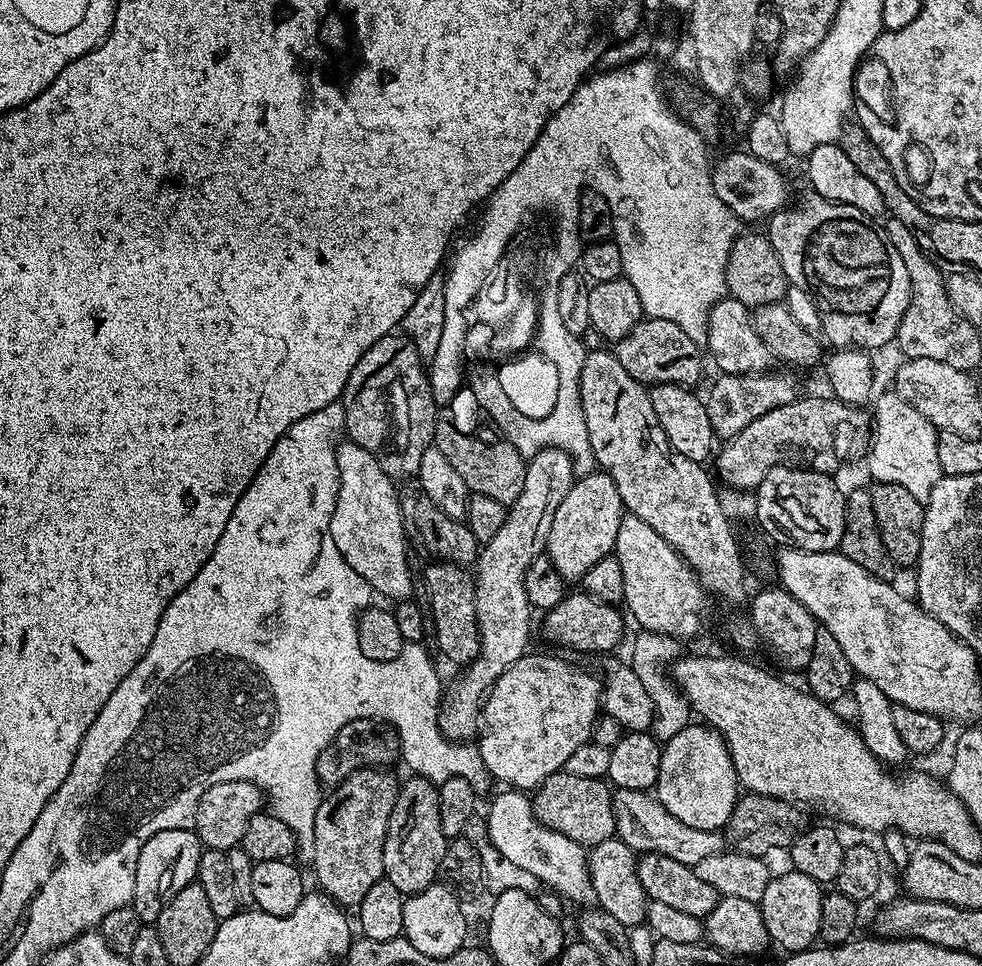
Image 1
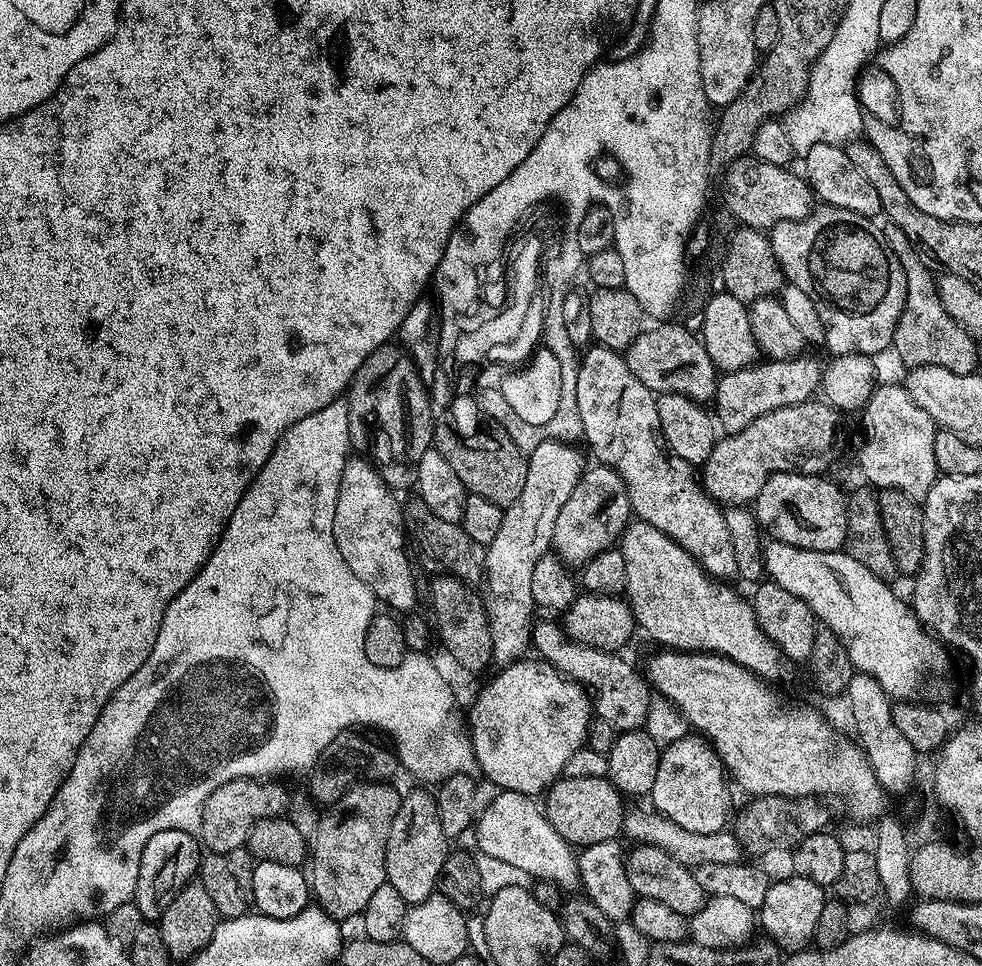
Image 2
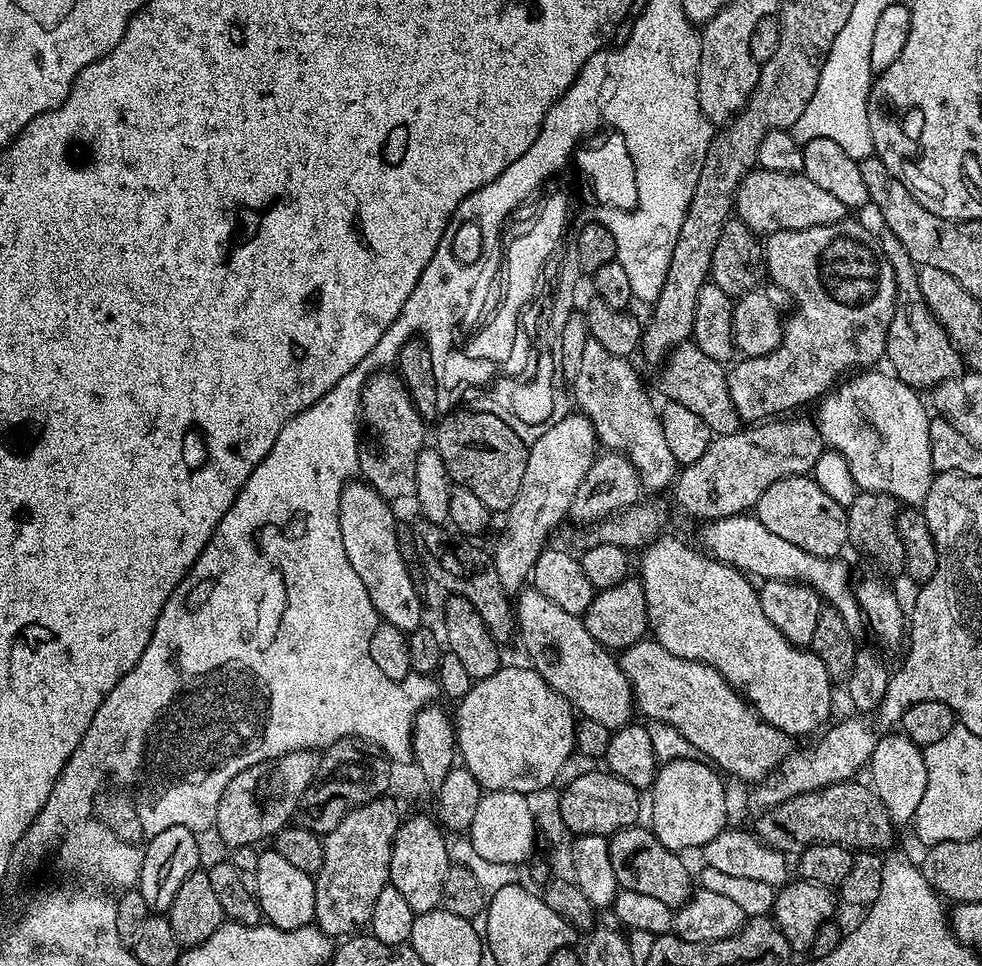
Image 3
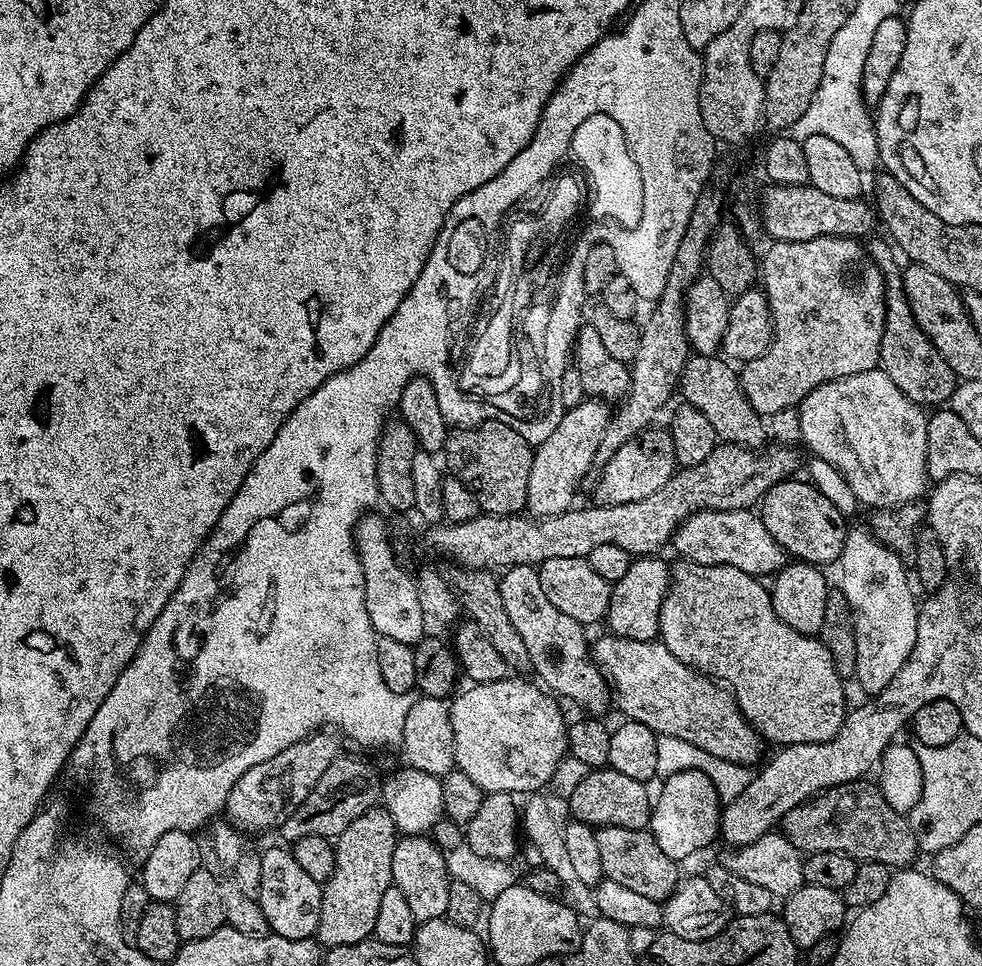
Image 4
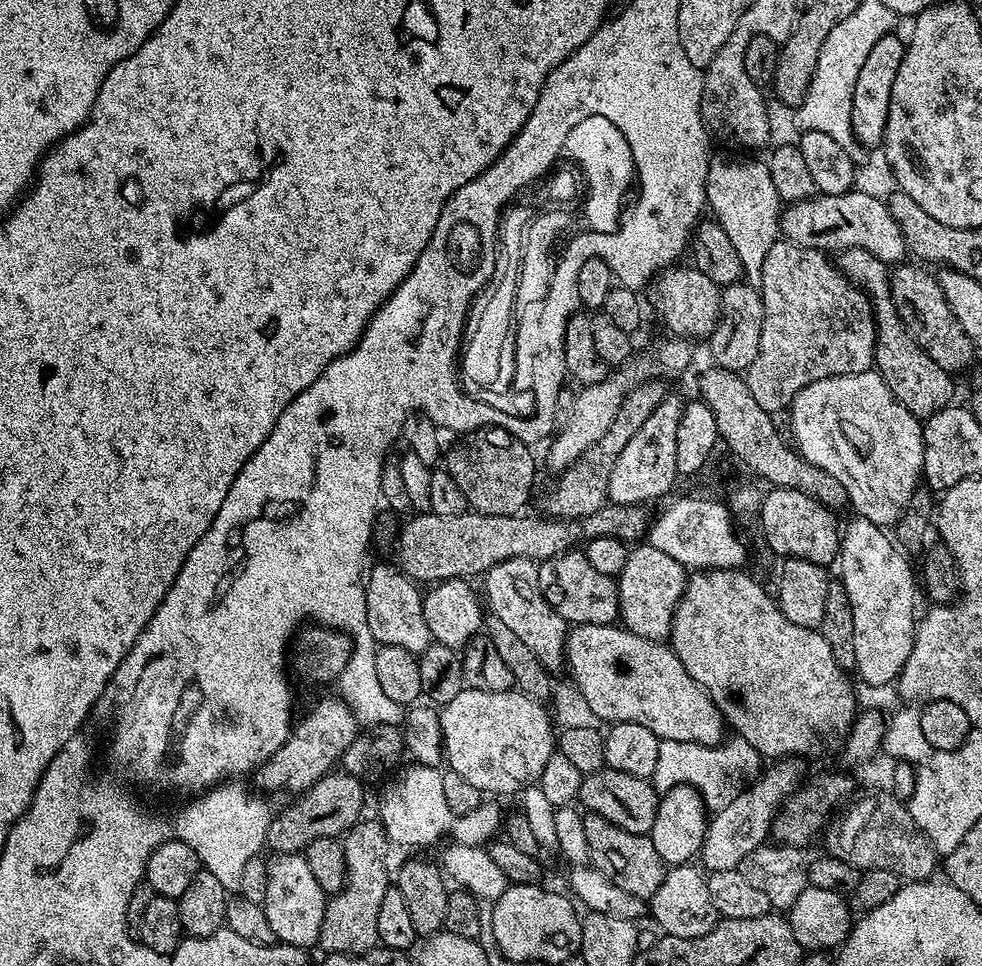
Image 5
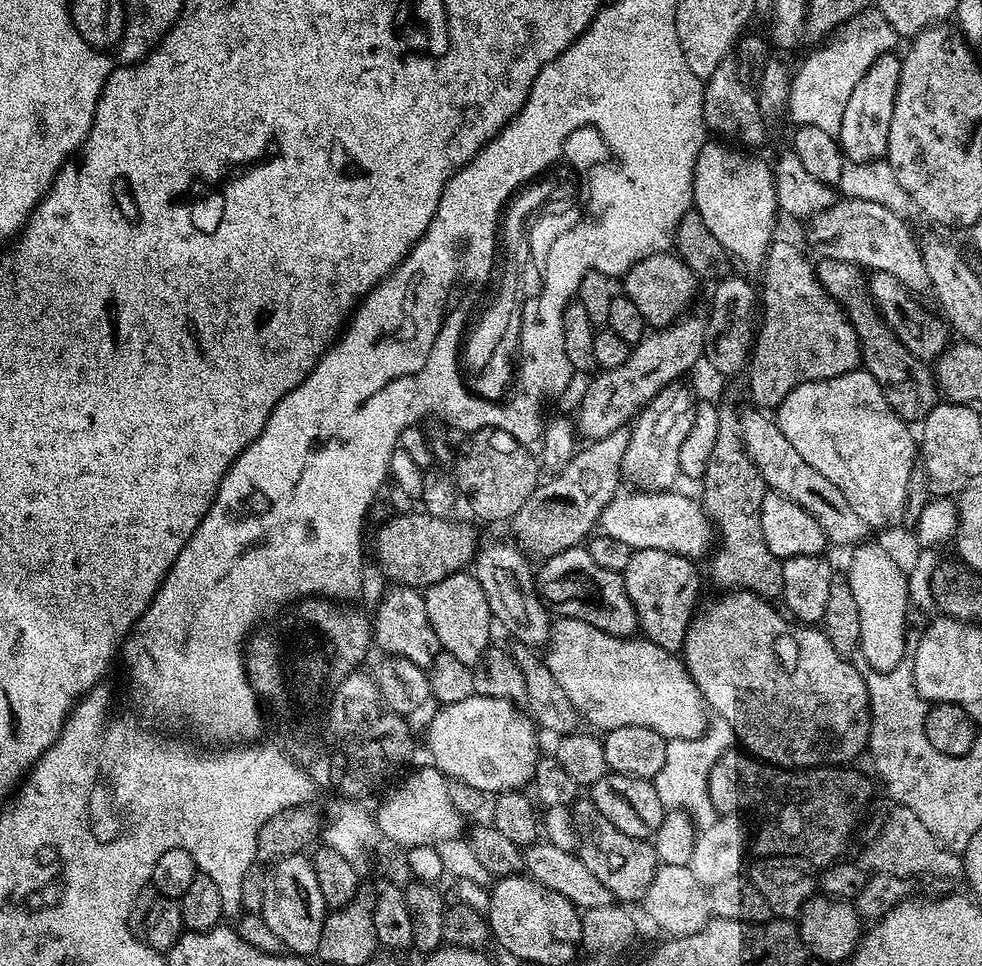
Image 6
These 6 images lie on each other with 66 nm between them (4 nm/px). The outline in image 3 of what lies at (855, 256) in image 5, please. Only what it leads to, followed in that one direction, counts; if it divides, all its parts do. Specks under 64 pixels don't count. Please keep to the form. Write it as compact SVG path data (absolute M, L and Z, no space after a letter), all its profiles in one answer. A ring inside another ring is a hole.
M881 227L878 239L880 249L894 270L896 283L894 318L890 318L890 330L884 347L886 360L892 363L891 371L899 380L917 390L932 390L942 382L964 375L964 359L922 298L922 290L918 286L918 266L889 228Z

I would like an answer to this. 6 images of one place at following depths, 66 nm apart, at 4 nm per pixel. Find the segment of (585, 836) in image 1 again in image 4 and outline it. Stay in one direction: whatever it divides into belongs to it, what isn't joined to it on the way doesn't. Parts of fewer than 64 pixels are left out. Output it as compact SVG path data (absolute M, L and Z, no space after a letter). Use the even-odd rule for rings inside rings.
M605 766L589 771L588 776L582 778L574 794L567 798L568 811L571 819L591 824L595 829L610 826L647 829L654 801L651 795L648 797L648 790L648 784L638 782L627 774L618 774L618 770Z

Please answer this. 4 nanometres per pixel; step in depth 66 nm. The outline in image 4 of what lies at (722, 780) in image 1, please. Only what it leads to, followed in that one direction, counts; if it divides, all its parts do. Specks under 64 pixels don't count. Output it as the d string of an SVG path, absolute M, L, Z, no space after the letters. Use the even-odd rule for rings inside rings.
M679 771L665 777L661 784L663 786L653 801L648 830L670 858L684 862L717 839L722 805L710 778L701 771Z

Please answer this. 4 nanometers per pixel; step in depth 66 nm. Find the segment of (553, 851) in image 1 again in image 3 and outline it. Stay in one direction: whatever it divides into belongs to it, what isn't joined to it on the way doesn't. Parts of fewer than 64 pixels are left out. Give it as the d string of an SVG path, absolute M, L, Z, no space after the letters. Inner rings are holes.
M485 791L478 802L478 810L475 811L473 824L466 831L466 836L474 842L479 856L487 858L489 862L523 865L533 855L531 852L535 850L536 840L538 841L529 797L522 792Z

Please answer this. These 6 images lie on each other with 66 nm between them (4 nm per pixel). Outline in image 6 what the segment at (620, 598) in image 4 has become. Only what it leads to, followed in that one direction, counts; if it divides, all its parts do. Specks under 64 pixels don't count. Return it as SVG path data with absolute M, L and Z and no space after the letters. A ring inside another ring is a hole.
M637 548L630 558L630 566L626 566L626 570L622 574L626 594L630 594L630 602L636 611L636 623L639 631L650 642L662 646L662 650L673 654L679 653L683 649L686 630L698 611L696 599L700 596L700 572L696 567L697 565L687 556L670 554L666 550Z

